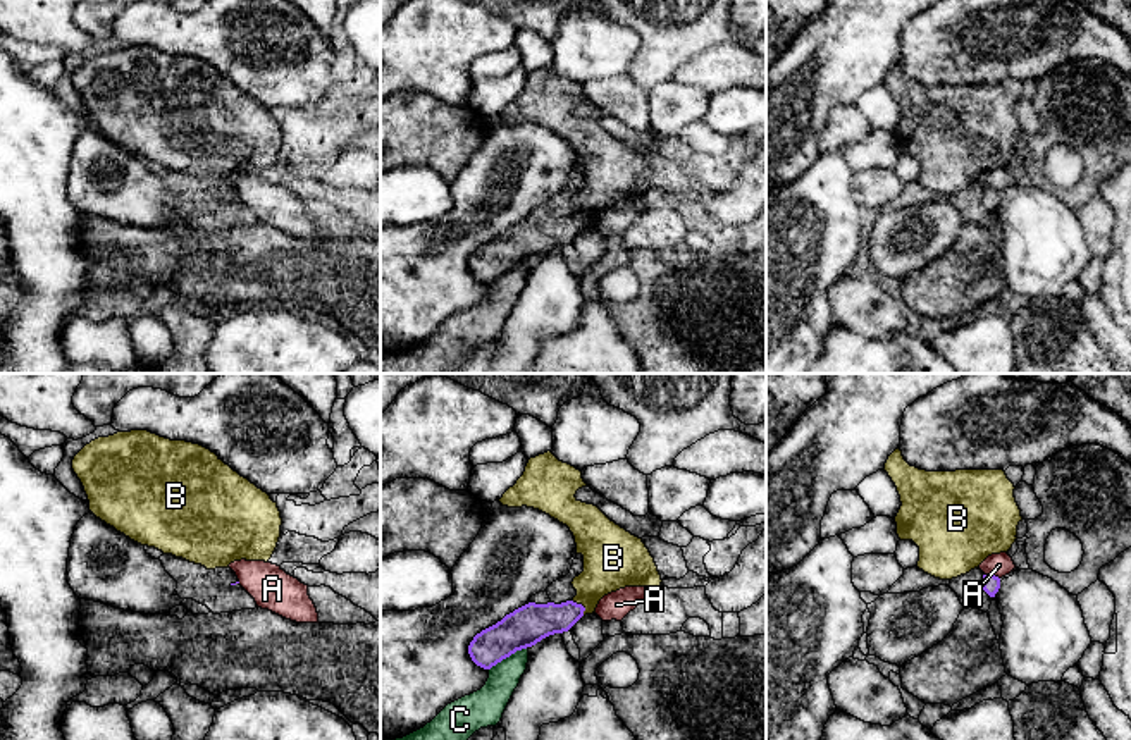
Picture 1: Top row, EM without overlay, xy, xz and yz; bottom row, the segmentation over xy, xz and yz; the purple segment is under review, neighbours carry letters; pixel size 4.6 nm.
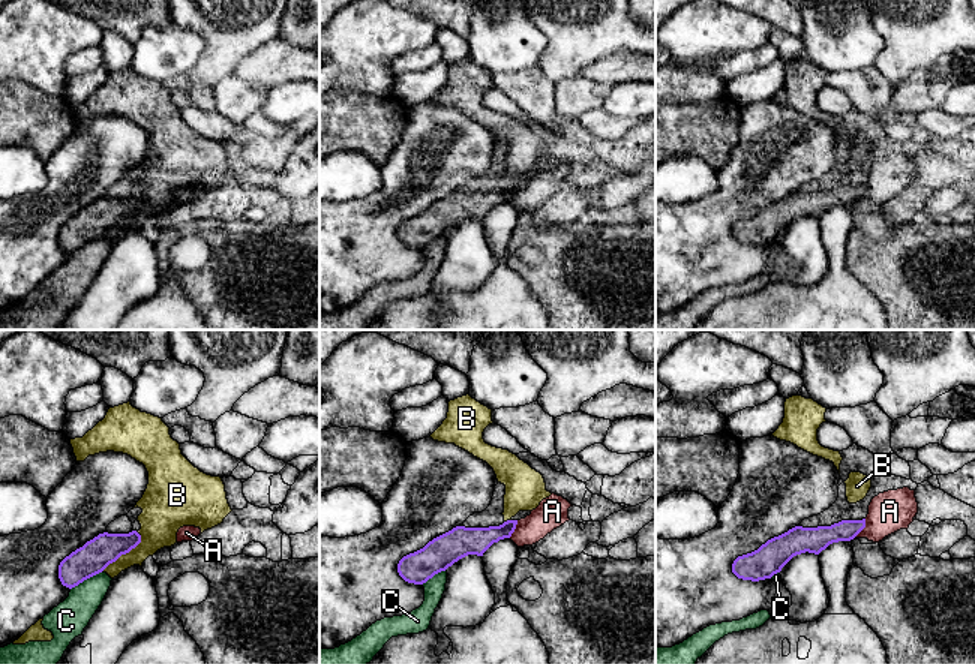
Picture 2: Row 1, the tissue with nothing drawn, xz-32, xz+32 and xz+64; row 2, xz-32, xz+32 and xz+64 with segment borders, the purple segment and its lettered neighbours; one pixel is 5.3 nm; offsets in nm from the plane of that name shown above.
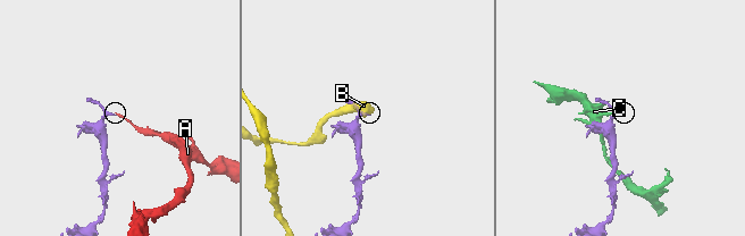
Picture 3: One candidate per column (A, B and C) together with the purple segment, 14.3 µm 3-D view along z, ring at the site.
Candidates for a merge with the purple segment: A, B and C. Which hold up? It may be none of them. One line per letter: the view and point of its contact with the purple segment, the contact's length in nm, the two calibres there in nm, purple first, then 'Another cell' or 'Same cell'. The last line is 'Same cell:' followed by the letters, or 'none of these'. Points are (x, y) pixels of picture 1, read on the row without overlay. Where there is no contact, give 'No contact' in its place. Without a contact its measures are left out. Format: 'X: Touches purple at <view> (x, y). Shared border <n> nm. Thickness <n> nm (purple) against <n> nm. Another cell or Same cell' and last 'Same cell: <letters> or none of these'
A: Touches purple at yz (992, 190). Shared border 80 nm. Thickness 80 nm (purple) against 110 nm. Another cell
B: Touches purple at xz (582, 221). Shared border 100 nm. Thickness 180 nm (purple) against 260 nm. Another cell
C: Touches purple at xz (506, 271). Shared border 200 nm. Thickness 190 nm (purple) against 160 nm. Another cell
Same cell: none of these

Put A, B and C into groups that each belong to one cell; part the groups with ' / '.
A / B / C

